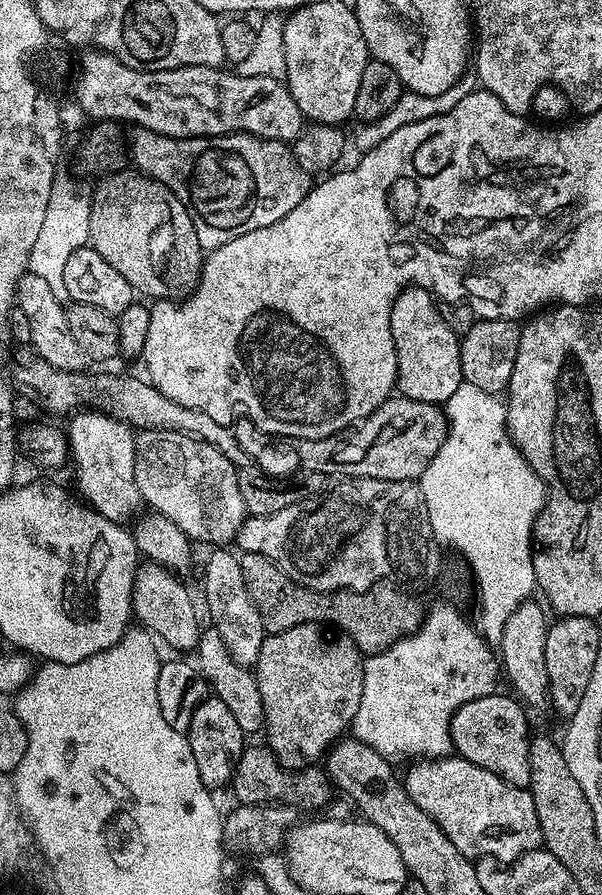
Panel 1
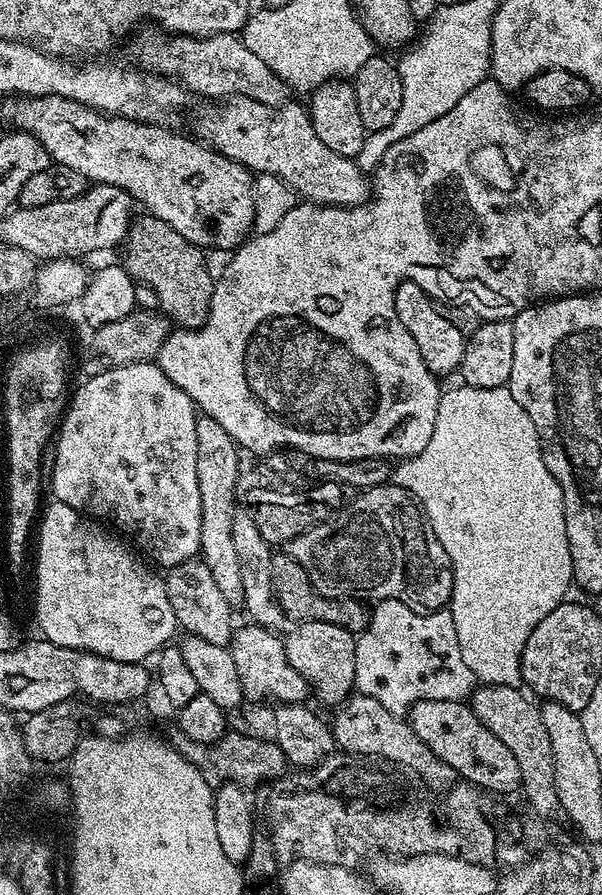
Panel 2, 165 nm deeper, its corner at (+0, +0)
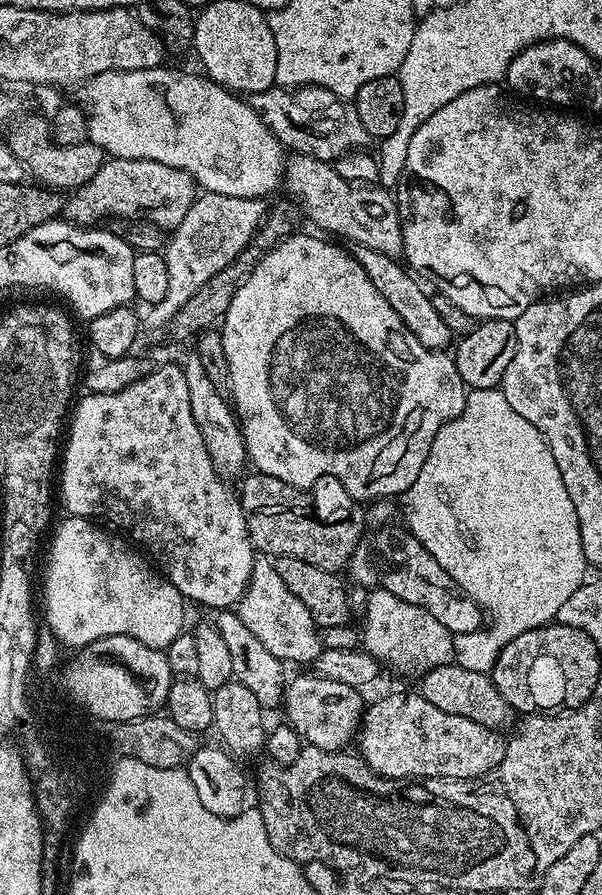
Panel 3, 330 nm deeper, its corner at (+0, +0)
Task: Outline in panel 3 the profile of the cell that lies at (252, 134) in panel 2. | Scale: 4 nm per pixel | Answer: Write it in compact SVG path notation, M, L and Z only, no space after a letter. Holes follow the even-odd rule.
M299 154L285 163L282 188L296 199L297 206L321 228L321 233L341 236L336 237L341 241L353 240L353 245L387 256L403 257L404 226L397 201L389 189L350 185L329 161Z

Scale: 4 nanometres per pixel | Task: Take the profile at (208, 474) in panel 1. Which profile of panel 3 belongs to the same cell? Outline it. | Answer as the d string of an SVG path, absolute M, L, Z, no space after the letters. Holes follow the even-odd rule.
M263 554L257 555L248 589L244 591L244 597L240 599L238 611L242 622L274 658L292 664L315 665L322 651L322 632L317 628L310 610L290 594L286 582L278 574L273 557ZM292 663L292 664L291 664Z

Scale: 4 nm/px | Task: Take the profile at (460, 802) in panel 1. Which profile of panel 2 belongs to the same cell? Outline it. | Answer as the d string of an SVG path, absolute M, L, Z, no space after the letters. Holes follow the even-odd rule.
M349 695L348 699L335 709L335 712L336 717L330 720L330 727L337 749L353 756L383 758L393 766L399 766L401 769L409 768L409 770L404 770L411 773L413 777L414 775L421 776L425 780L423 781L425 785L444 784L443 786L448 786L453 783L452 768L446 766L442 758L435 756L430 746L426 746L426 742L418 738L418 734L414 734L409 721L395 712L386 710L386 706L382 706L382 702L378 702L373 696Z

